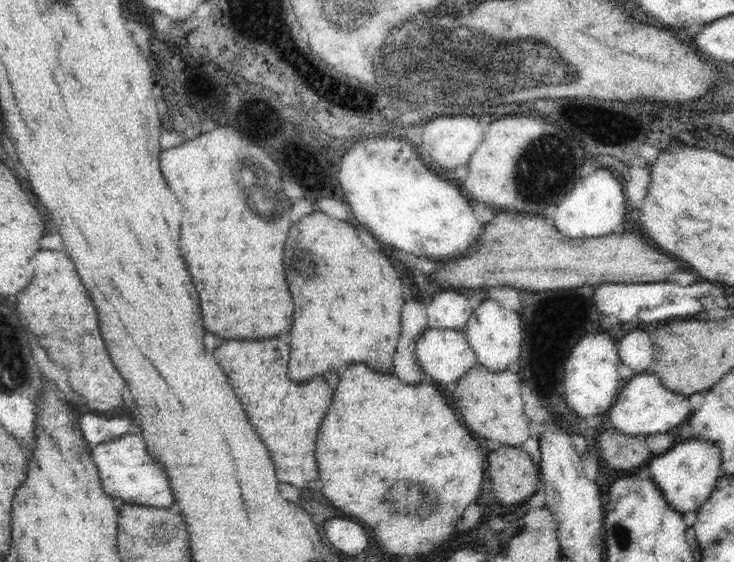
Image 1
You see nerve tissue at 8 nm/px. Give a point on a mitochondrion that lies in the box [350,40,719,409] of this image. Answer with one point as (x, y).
(545, 168)

